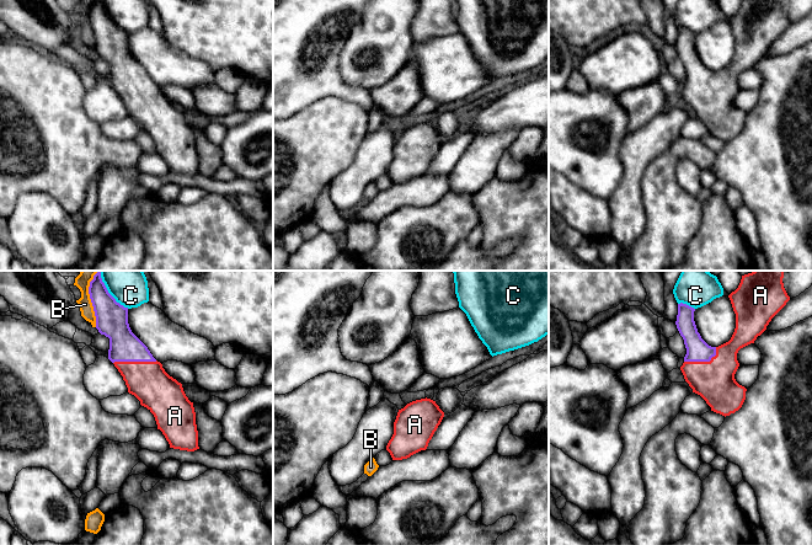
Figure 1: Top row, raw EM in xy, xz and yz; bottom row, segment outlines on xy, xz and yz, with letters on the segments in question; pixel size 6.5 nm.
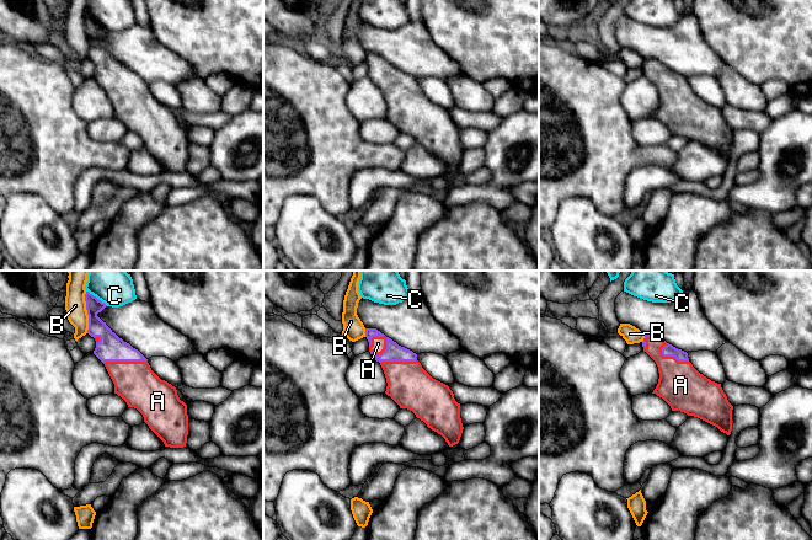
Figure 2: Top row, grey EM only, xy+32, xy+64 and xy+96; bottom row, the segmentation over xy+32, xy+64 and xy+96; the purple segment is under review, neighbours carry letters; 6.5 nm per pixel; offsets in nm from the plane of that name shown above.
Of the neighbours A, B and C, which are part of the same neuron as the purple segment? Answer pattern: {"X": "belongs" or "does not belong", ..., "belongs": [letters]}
{"A": "belongs", "B": "does not belong", "C": "does not belong", "belongs": ["A"]}

